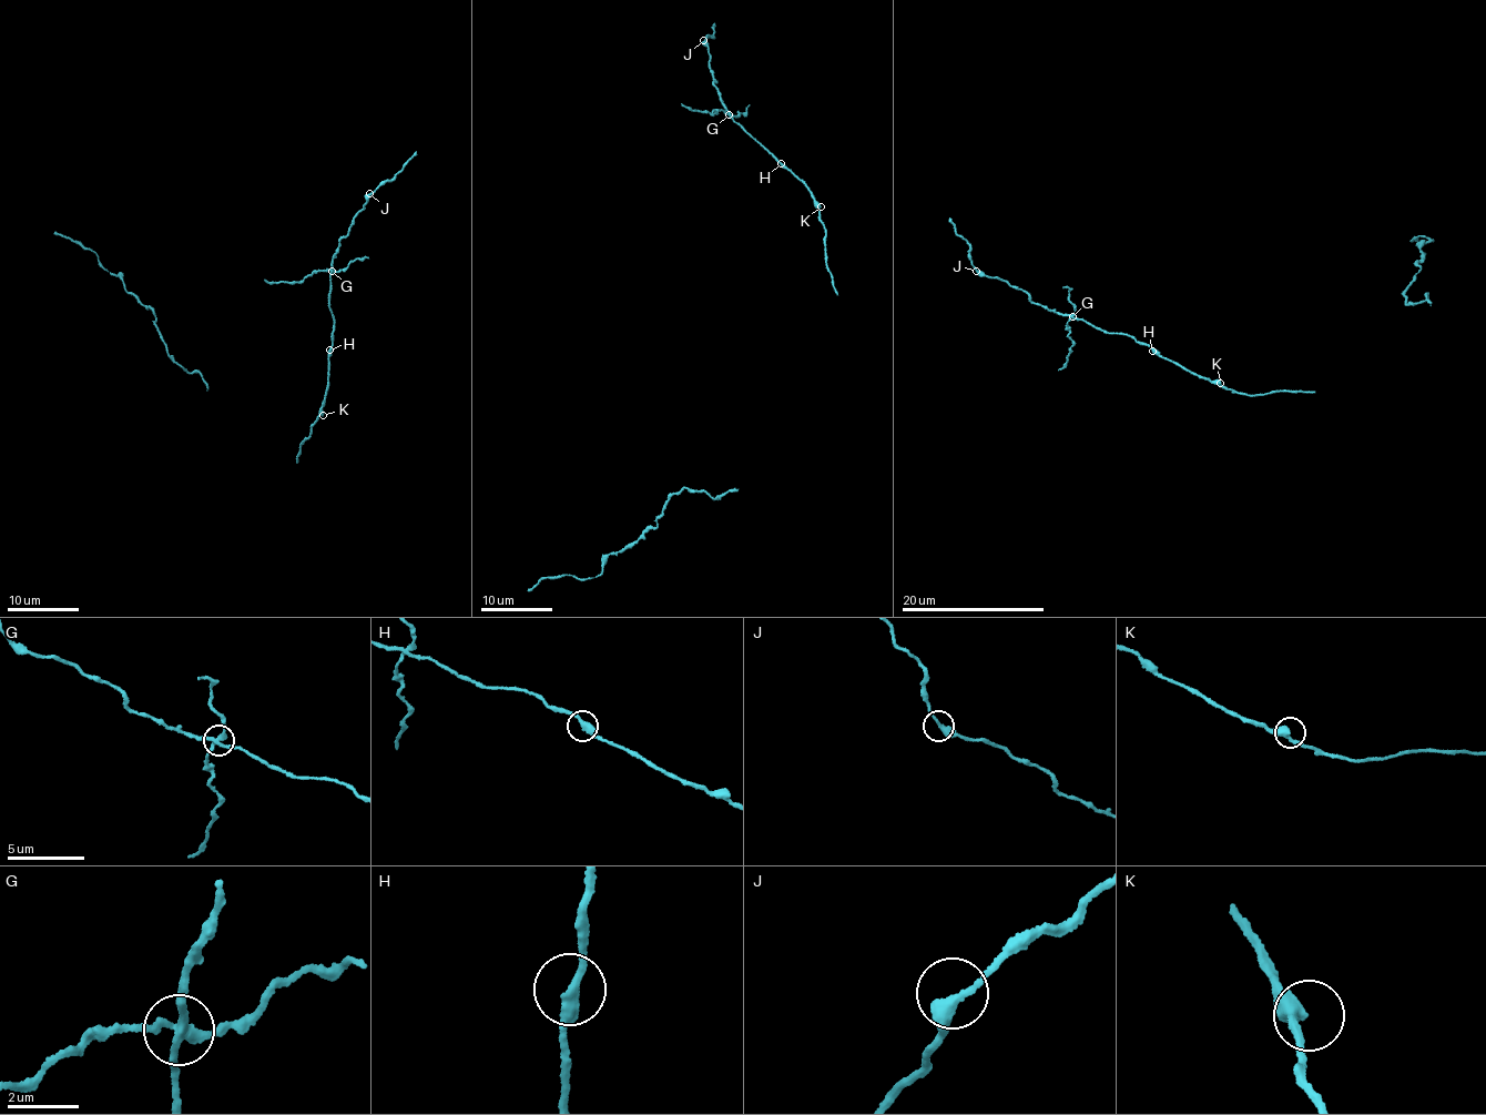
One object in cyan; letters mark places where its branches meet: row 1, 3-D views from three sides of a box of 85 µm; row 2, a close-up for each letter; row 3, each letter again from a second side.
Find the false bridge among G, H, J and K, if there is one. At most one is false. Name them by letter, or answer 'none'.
G

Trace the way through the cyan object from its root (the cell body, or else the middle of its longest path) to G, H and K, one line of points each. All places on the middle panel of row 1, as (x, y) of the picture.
G: (836, 294), (827, 269), (825, 226), (818, 220), (817, 201), (805, 181), (729, 114)
H: (836, 294), (827, 269), (825, 226), (818, 220), (817, 201), (805, 181), (781, 163)
K: (836, 294), (827, 269), (825, 226), (818, 220), (821, 206)

